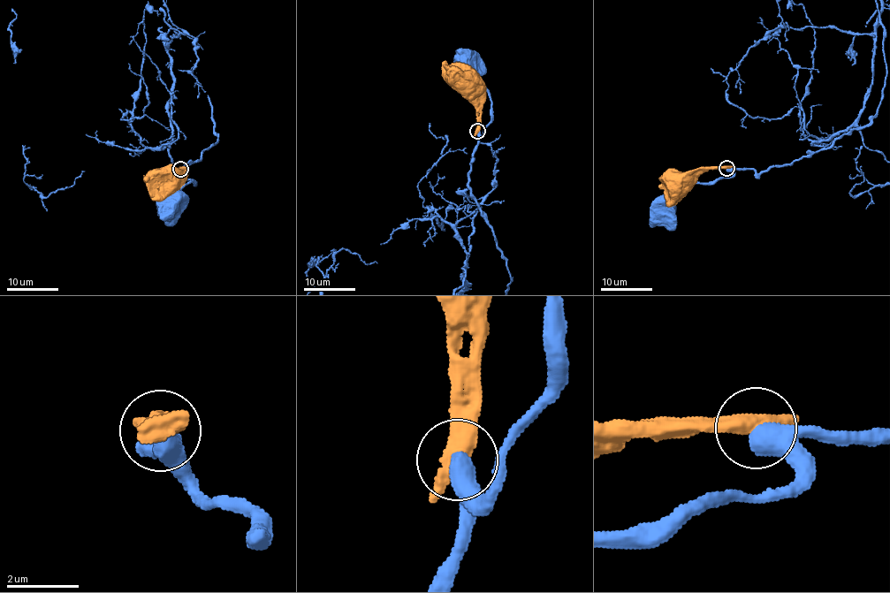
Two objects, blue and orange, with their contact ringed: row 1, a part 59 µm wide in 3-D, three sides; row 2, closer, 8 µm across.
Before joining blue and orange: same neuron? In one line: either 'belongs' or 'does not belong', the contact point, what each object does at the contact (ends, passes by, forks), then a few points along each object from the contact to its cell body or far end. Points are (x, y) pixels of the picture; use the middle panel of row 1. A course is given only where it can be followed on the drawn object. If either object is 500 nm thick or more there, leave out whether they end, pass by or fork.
does not belong; place (477, 131); course blue (477, 131), (482, 136), (490, 118), (488, 89), (467, 68), (467, 64); course orange (477, 131), (475, 106), (455, 80), (462, 80)

